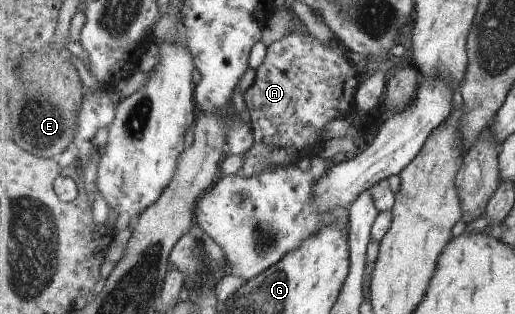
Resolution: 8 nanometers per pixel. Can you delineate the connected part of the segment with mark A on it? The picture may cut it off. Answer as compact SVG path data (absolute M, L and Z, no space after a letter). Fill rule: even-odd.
M300 29L296 31L296 33L291 33L284 37L284 39L276 41L276 43L272 43L272 45L267 46L266 57L264 57L264 61L259 65L257 69L257 80L254 82L254 85L243 93L244 101L246 103L246 108L250 113L252 126L255 135L255 144L254 147L244 155L243 166L237 172L240 177L252 177L254 175L262 175L266 169L270 169L270 167L286 167L289 164L296 164L302 157L308 157L310 159L314 157L309 157L308 153L310 151L315 151L316 155L318 152L324 149L323 143L324 140L324 131L326 131L326 125L330 123L330 121L334 121L334 119L343 119L352 112L352 107L355 107L355 95L358 91L359 85L361 84L358 79L359 73L354 69L354 59L350 57L351 49L348 49L338 36L330 37L330 41L320 41L320 39L316 39L314 35L310 35L308 33L308 29Z

